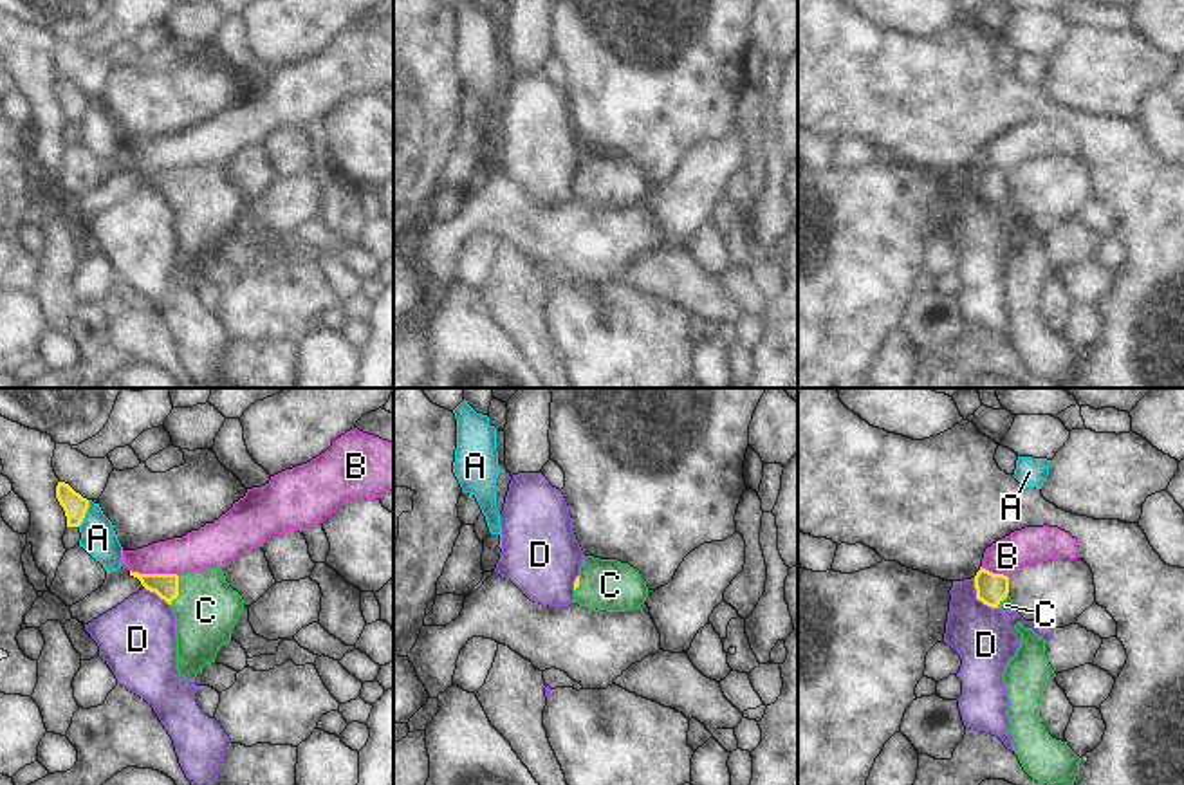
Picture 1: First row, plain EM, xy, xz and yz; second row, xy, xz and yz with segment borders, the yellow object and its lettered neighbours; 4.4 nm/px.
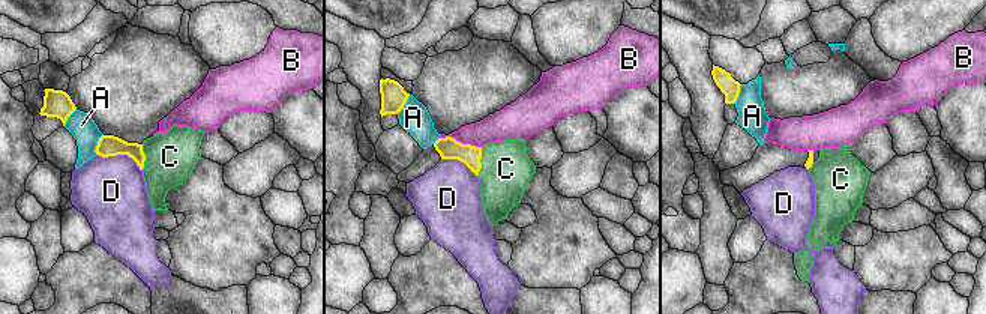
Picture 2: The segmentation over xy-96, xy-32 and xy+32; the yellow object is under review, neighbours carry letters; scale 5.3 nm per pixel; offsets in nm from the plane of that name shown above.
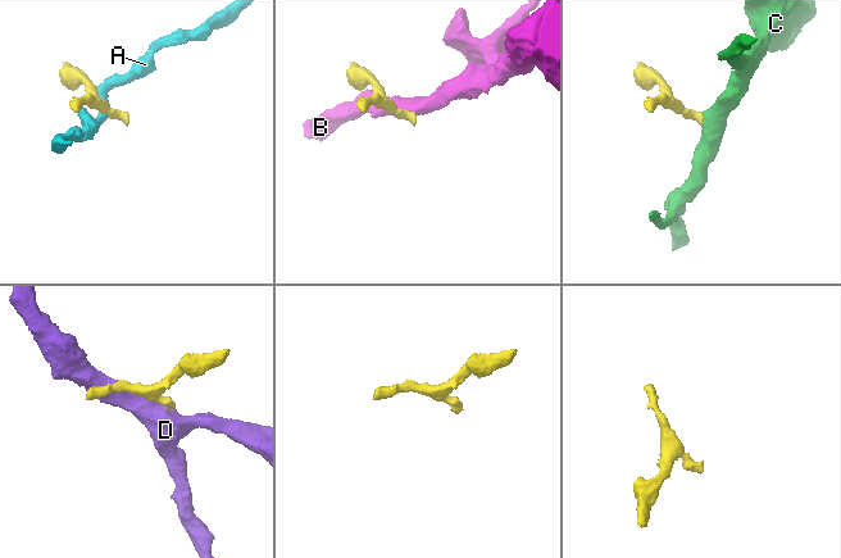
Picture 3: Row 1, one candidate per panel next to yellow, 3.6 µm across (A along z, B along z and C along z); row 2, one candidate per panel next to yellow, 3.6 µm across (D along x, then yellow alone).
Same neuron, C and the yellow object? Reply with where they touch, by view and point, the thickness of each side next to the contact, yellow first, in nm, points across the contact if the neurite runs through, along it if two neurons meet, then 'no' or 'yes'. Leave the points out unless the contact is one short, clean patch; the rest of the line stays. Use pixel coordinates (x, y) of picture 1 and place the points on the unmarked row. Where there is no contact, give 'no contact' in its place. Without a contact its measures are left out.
contact xy (177, 186); calibres 110 and 280 nm; way xy (165, 181), (177, 186), (190, 190), (206, 206); yes

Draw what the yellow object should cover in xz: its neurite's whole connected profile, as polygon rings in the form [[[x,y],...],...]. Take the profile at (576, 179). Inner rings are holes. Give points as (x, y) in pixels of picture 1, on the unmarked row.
[[[585,152],[574,177],[574,199],[588,206],[628,208],[648,193],[639,166],[617,155]]]

